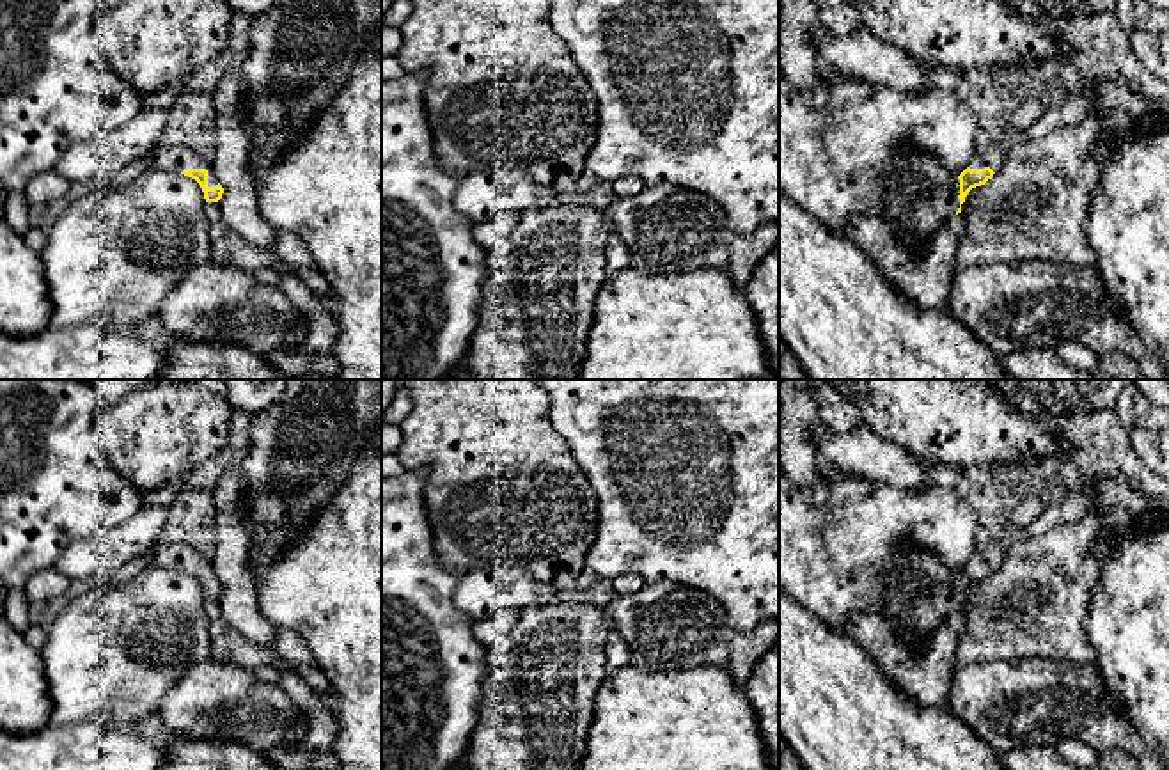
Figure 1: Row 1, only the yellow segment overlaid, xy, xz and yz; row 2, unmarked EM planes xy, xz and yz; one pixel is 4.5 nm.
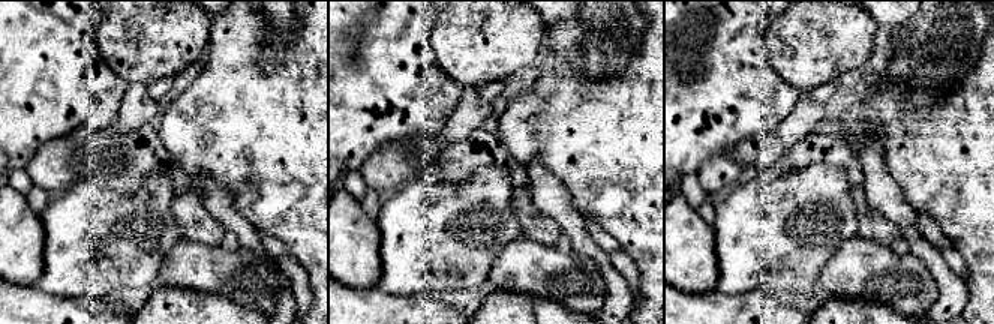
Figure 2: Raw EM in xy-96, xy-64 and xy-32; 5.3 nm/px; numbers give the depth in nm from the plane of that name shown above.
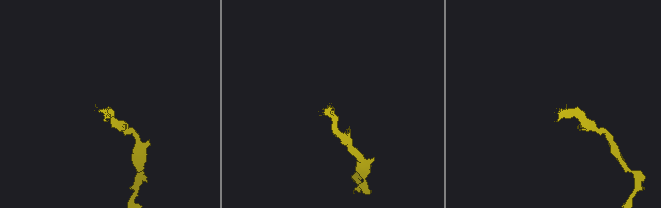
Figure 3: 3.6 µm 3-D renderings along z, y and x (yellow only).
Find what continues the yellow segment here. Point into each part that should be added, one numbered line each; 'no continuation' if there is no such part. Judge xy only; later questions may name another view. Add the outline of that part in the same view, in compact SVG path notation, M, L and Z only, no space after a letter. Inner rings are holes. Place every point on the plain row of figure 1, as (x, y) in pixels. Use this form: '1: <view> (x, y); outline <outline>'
1: xy (162, 554); outline M158 539L147 552L140 557L142 568L174 568L183 570L184 566L206 566L208 584L218 582L218 577L209 561L197 554L192 546L183 543L167 543Z

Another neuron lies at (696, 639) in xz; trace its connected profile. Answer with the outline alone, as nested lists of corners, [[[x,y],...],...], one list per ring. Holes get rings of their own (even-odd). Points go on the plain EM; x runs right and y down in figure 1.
[[[646,582],[633,594],[617,594],[605,614],[610,630],[628,644],[632,665],[655,672],[678,669],[726,667],[738,687],[745,688],[754,667],[779,640],[779,619],[765,621],[749,633],[733,630],[726,609],[710,594],[672,582]]]

